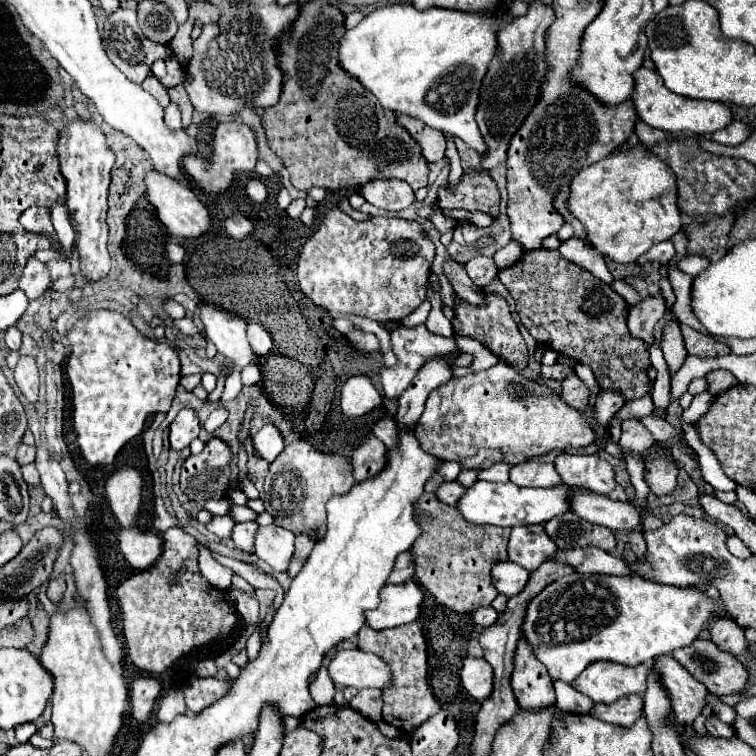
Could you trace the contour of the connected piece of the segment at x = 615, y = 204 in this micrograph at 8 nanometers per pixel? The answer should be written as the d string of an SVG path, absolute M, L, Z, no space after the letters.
M640 143L584 167L570 183L566 207L582 221L586 239L598 253L616 263L634 263L652 245L668 241L680 231L682 215L676 205L676 193L674 173L656 155L646 153Z

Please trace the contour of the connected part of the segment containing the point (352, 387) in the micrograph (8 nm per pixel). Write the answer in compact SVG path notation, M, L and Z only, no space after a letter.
M366 375L350 377L342 387L340 409L346 417L362 417L382 405L382 395Z

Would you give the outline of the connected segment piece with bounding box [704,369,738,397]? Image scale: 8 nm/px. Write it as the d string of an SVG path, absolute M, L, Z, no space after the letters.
M712 371L704 377L708 381L708 393L712 393L714 397L720 395L722 391L728 391L730 387L734 387L738 383L738 379L734 379L734 375L730 375L730 371Z

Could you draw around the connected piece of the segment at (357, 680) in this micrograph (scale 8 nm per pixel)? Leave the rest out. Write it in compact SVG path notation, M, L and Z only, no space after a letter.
M360 649L338 651L332 659L330 677L336 687L356 689L388 689L392 687L392 669L374 653Z

